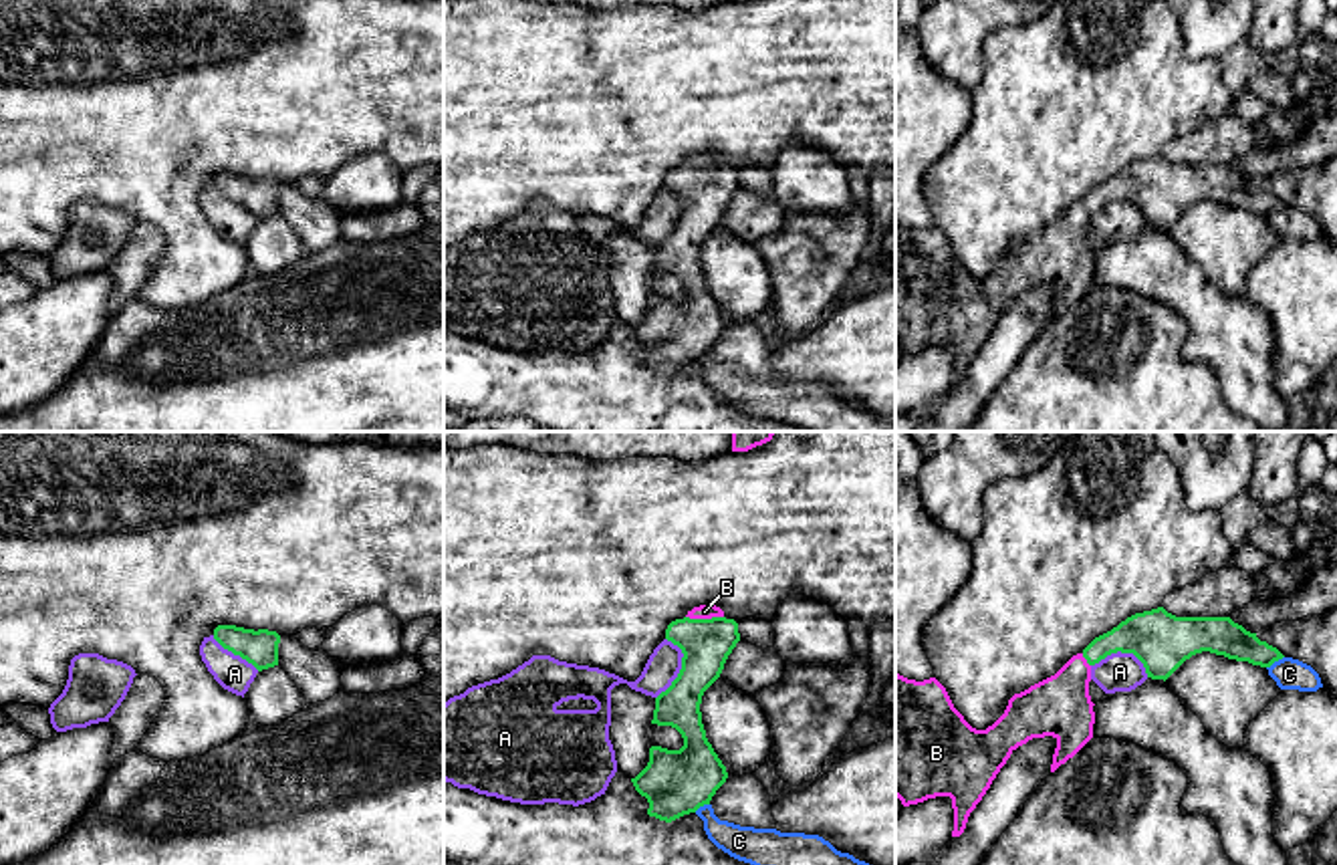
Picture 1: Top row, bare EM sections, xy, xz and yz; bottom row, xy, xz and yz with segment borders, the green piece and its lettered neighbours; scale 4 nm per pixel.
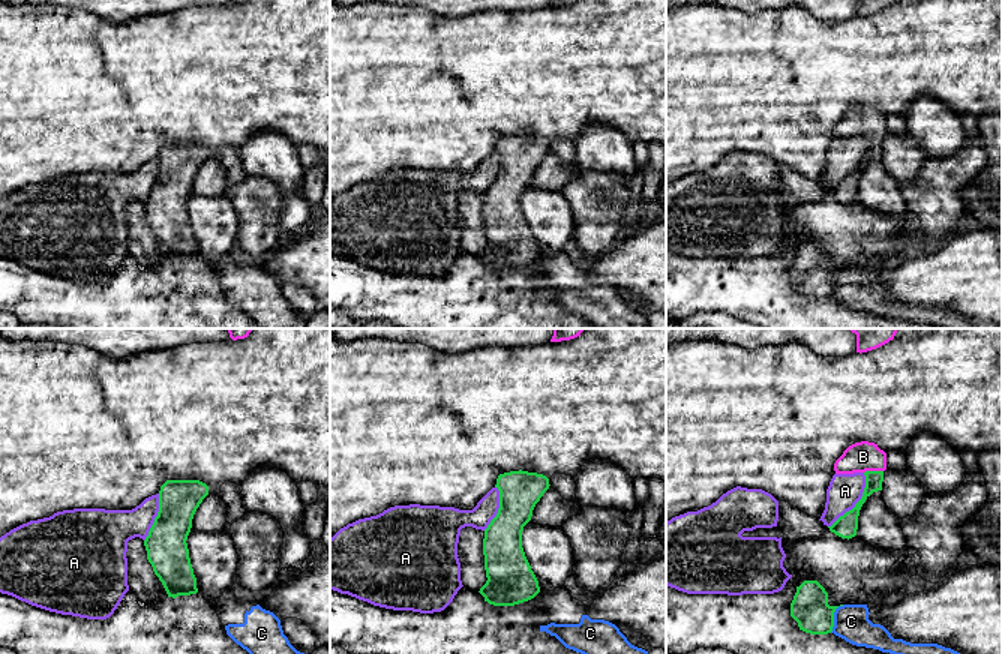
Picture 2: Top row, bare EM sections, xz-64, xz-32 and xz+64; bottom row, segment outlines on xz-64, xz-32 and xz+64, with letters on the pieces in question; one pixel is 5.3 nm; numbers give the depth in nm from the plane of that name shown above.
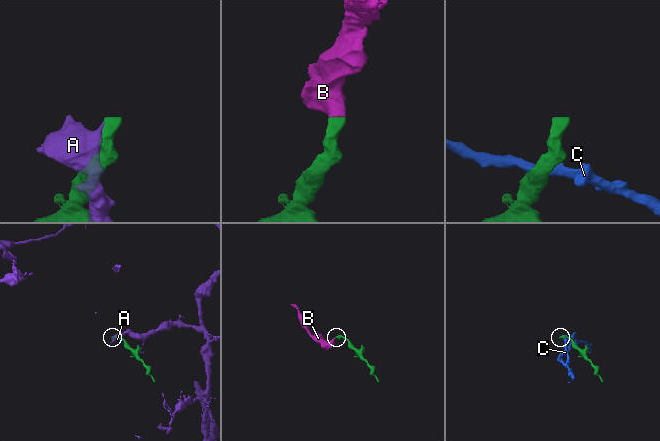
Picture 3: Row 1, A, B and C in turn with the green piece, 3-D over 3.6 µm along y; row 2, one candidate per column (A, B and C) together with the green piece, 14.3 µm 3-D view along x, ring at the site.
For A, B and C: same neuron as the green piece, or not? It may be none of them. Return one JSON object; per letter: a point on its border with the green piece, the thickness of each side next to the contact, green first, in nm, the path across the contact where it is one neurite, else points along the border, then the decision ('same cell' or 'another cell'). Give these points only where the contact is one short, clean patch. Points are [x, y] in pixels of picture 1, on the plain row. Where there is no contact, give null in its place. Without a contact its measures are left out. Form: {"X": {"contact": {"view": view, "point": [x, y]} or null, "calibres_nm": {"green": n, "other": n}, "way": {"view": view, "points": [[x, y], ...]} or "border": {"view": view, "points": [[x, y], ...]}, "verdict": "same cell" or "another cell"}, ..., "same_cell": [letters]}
{"A": {"contact": {"view": "xz", "point": [682, 216]}, "calibres_nm": {"green": 200, "other": 140}, "verdict": "another cell"}, "B": {"contact": {"view": "xz", "point": [704, 168]}, "calibres_nm": {"green": 200, "other": 60}, "way": {"view": "xz", "points": [[706, 192], [704, 168], [704, 160]]}, "verdict": "same cell"}, "C": {"contact": {"view": "yz", "point": [1275, 208]}, "calibres_nm": {"green": 150, "other": 130}, "verdict": "another cell"}, "same_cell": ["B"]}

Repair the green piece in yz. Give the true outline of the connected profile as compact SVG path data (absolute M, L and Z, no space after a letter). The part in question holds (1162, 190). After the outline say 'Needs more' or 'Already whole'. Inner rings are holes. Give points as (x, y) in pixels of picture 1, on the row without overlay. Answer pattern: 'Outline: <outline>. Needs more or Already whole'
Outline: M1158 155L1127 165L1055 224L1014 242L986 278L964 268L936 226L916 230L895 220L895 345L903 355L950 345L952 385L960 385L970 361L1018 294L1053 284L1055 321L1093 286L1091 216L1117 200L1133 202L1147 226L1164 230L1202 200L1260 216L1285 206L1230 165L1176 165Z. Needs more

